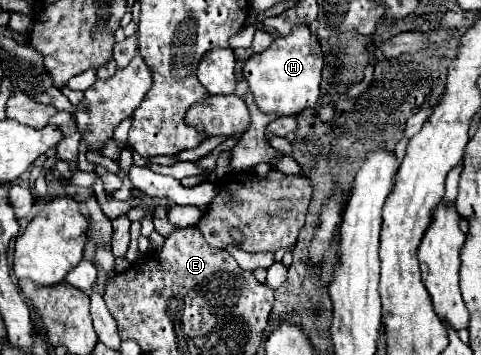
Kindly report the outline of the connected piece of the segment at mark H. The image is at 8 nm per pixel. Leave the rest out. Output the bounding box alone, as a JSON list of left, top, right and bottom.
[244,26,324,116]

